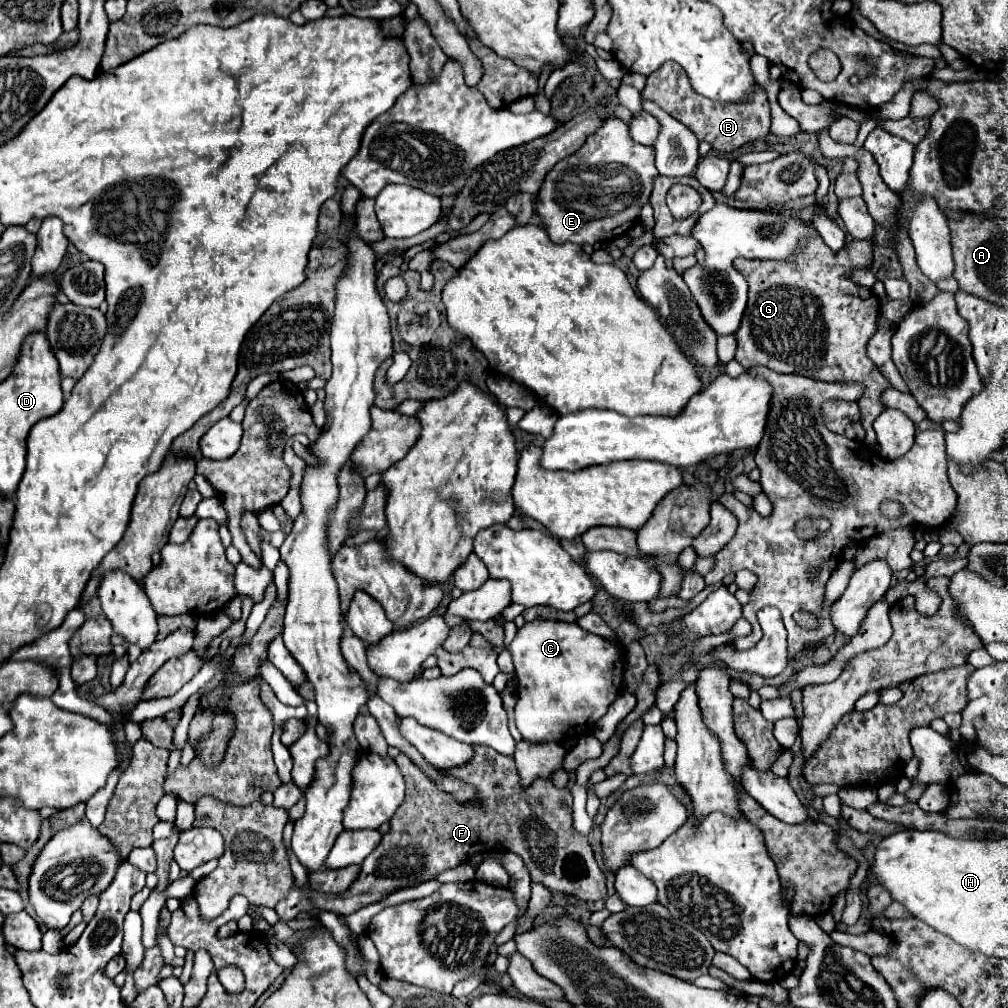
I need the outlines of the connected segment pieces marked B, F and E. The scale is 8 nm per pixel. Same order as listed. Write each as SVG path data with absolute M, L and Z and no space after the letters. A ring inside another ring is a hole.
M666 62L648 76L642 98L658 104L672 118L688 126L698 136L698 140L708 142L716 152L734 152L748 142L764 138L770 132L770 106L766 92L760 84L756 84L756 92L752 92L752 96L748 96L744 104L720 104L700 96L688 84L686 74L676 62Z
M480 744L472 748L476 756L468 760L466 766L442 770L448 776L456 776L456 780L464 780L476 788L476 796L468 804L456 802L452 794L440 790L434 780L424 776L424 772L420 772L420 768L416 768L406 754L400 754L394 762L406 780L406 798L392 816L390 830L384 834L376 852L362 862L358 878L342 894L310 890L314 900L310 902L304 890L294 886L290 894L274 908L280 918L272 926L276 939L290 946L307 936L292 931L288 926L290 920L298 918L302 912L312 912L316 916L318 910L332 910L348 916L368 904L384 900L394 890L418 886L490 850L518 854L524 860L532 882L544 884L550 890L570 894L586 902L606 898L604 874L596 864L588 838L580 836L572 828L570 790L556 788L552 780L534 780L530 788L520 788L520 774L516 772L512 756L500 756L500 752Z
M608 116L602 128L588 136L578 152L560 160L560 164L548 172L536 196L536 210L554 244L572 242L582 246L612 240L634 226L642 206L648 202L656 176L654 148L636 144L636 140L630 138L628 126ZM616 194L622 194L622 204L610 204Z

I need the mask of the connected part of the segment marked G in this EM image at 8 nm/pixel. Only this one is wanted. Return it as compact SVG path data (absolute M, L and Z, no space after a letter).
M809 222L812 228L812 238L808 240L808 246L788 262L764 262L764 260L736 260L736 270L746 278L750 286L748 306L742 316L742 326L738 328L738 350L736 350L736 362L740 362L744 368L750 366L766 366L782 374L800 374L824 382L856 382L864 384L864 394L858 400L860 414L862 414L862 426L866 430L864 442L868 446L876 444L876 436L872 430L872 422L884 412L884 406L880 404L880 394L890 386L890 382L880 374L880 370L872 364L872 360L866 356L866 342L868 336L876 330L876 316L878 316L878 298L870 288L864 288L860 284L854 284L846 278L846 272L850 268L866 268L872 262L872 242L870 240L853 240L844 250L832 252L822 242L820 234Z

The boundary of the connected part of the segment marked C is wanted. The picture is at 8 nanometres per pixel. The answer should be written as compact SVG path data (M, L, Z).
M532 620L526 622L514 642L508 646L516 666L518 702L514 706L514 720L518 732L530 742L562 742L566 736L578 736L596 726L608 706L616 700L624 680L624 648L620 640L608 640L582 630L578 624L560 620Z

